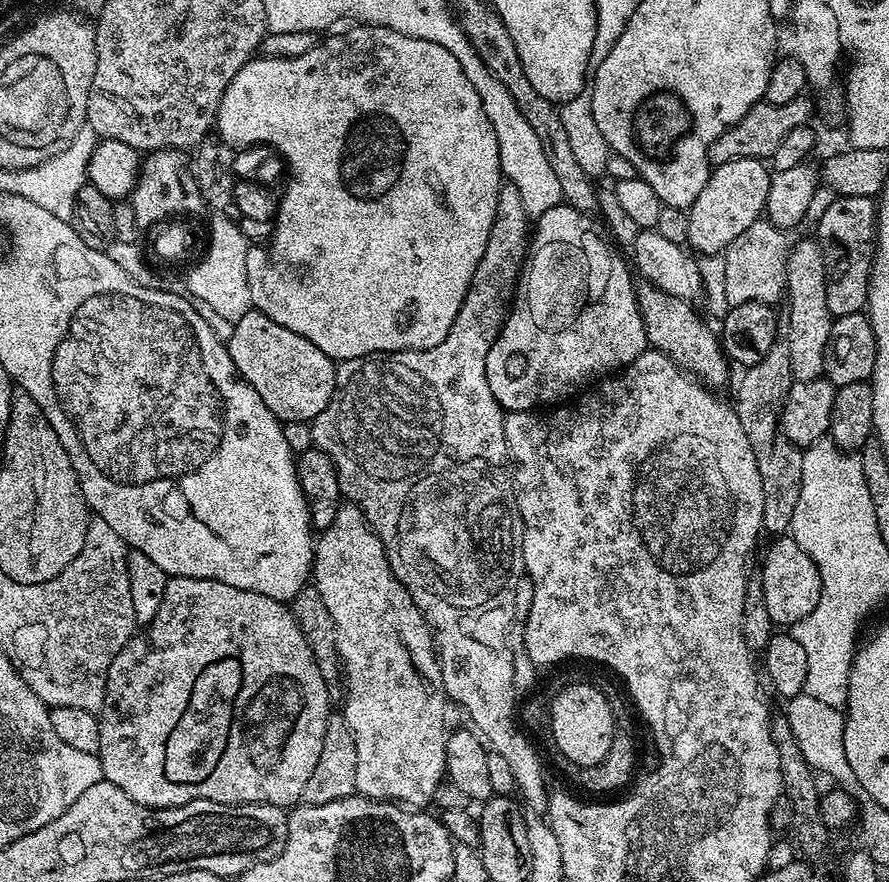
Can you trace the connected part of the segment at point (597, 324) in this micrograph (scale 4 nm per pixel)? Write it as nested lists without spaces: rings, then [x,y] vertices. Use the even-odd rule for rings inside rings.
[[[561,204],[546,210],[535,221],[526,267],[516,283],[512,307],[498,338],[490,346],[490,354],[486,354],[486,382],[490,382],[490,394],[494,394],[505,413],[531,412],[559,405],[587,389],[597,378],[607,377],[634,362],[649,347],[646,326],[636,301],[638,284],[632,281],[633,269],[627,259],[616,256],[617,249],[607,239],[604,241],[596,233],[595,219],[595,215]]]

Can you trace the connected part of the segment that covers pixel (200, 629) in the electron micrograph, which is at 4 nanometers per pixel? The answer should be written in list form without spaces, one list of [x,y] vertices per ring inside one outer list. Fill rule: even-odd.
[[[173,576],[166,582],[166,595],[162,598],[162,606],[158,609],[158,614],[154,614],[152,621],[146,625],[146,630],[137,631],[131,642],[122,646],[122,650],[116,655],[114,662],[110,662],[110,670],[106,678],[106,694],[98,713],[100,718],[100,750],[98,755],[104,771],[103,779],[109,780],[114,786],[118,786],[118,790],[122,790],[130,798],[134,798],[134,802],[145,804],[147,808],[177,808],[195,800],[209,800],[219,804],[273,804],[285,810],[291,809],[301,803],[302,790],[306,790],[306,781],[310,779],[310,774],[314,771],[318,757],[322,755],[322,737],[326,735],[326,722],[330,715],[328,684],[324,680],[327,680],[325,673],[318,670],[318,662],[314,658],[306,638],[302,638],[302,630],[294,618],[291,607],[285,601],[275,600],[266,594],[258,594],[254,590],[242,590],[238,586],[226,586],[226,582],[207,580],[206,578],[190,578],[189,576]]]

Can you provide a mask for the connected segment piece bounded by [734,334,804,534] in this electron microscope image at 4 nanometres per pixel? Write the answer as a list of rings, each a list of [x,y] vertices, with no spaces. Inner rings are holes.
[[[777,335],[770,354],[752,368],[743,369],[744,377],[736,388],[734,407],[746,438],[750,438],[750,450],[754,450],[754,462],[758,462],[758,474],[762,474],[762,518],[763,531],[784,534],[792,527],[794,509],[798,506],[798,494],[802,494],[802,458],[804,453],[794,442],[785,438],[780,431],[780,411],[792,385],[790,370],[790,342],[787,335]]]

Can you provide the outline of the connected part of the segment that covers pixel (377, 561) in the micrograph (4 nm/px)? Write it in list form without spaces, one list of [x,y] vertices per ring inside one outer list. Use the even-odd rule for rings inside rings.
[[[351,502],[341,503],[338,514],[334,514],[334,522],[326,526],[315,537],[314,540],[314,559],[312,562],[311,575],[314,577],[314,586],[318,594],[322,594],[322,602],[326,602],[326,610],[330,610],[330,618],[334,618],[334,626],[338,634],[336,643],[336,654],[340,658],[340,668],[344,672],[344,684],[348,689],[344,692],[344,708],[342,715],[350,726],[354,734],[354,746],[358,746],[358,778],[356,779],[356,791],[361,796],[368,796],[372,800],[387,800],[395,802],[401,806],[411,806],[413,809],[420,810],[425,806],[431,805],[436,795],[438,787],[445,779],[446,773],[446,742],[448,732],[444,728],[444,683],[442,682],[442,670],[440,660],[436,656],[436,644],[432,641],[432,632],[428,629],[428,623],[424,620],[424,615],[418,610],[414,598],[398,582],[390,562],[386,558],[386,550],[374,530],[366,522],[362,510],[357,504]]]

